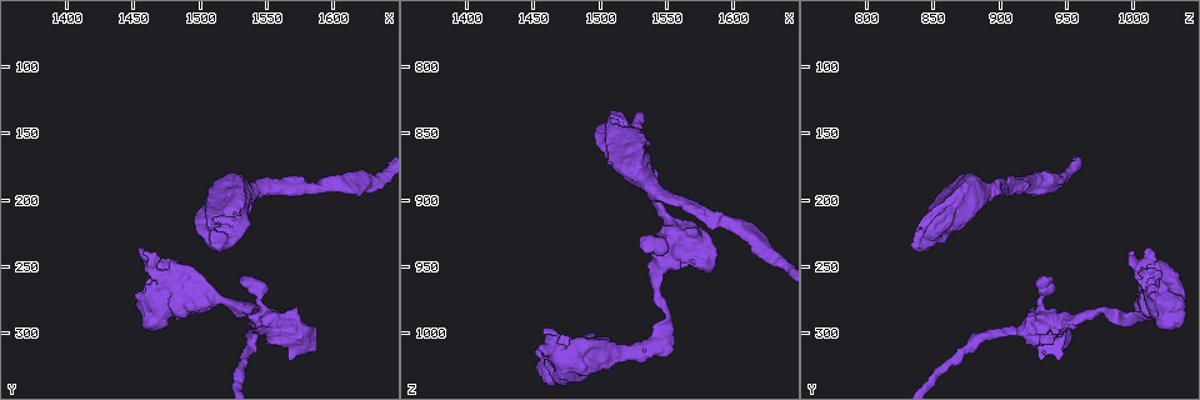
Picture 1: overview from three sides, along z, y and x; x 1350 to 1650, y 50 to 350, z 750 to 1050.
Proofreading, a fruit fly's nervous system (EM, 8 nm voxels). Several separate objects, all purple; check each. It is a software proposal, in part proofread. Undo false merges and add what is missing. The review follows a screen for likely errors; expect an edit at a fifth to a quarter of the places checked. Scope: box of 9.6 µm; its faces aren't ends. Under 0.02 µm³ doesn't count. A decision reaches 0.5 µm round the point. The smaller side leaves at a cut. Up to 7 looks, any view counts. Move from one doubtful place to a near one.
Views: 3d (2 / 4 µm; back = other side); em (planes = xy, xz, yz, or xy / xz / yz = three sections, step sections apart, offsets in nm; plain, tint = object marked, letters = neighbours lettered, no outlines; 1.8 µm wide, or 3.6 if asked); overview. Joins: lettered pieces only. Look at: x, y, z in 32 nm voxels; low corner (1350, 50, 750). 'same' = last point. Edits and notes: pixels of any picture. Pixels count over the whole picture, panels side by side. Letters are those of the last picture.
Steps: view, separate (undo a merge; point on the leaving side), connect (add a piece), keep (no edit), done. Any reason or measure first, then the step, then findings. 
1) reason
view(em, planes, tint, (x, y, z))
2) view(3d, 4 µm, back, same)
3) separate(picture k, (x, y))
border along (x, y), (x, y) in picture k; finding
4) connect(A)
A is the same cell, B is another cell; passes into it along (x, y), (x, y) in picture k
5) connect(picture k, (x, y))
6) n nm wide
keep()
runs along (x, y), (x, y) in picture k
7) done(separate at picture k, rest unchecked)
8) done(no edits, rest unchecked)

calibre changes
view(em, 3.6 µm, yz, step 8, letters, (1478, 256, 1018))

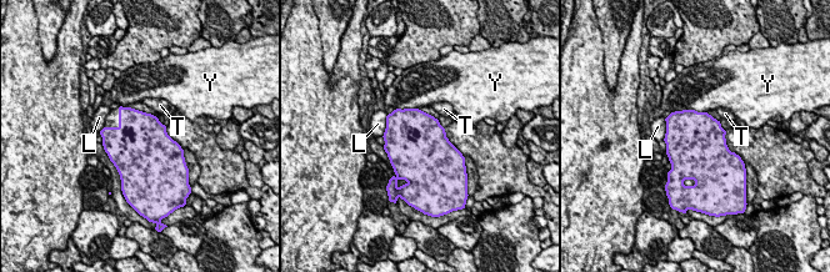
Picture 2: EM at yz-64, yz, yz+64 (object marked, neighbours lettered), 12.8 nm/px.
view(em, 3.6 µm, xz, step 4, letters, same)

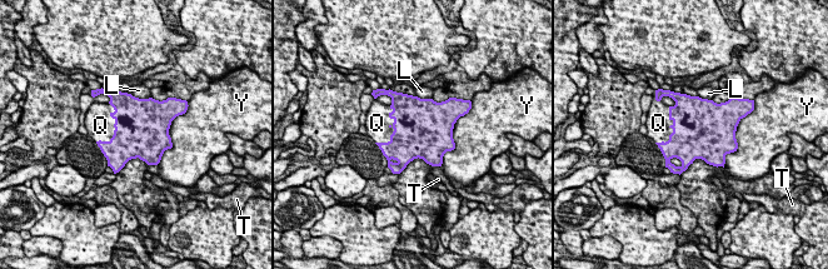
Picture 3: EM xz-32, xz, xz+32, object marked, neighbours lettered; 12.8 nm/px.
connect(Q)
Q is the same cell, L, T and Y are other cells; the neuron continues

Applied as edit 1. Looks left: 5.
view(overview)

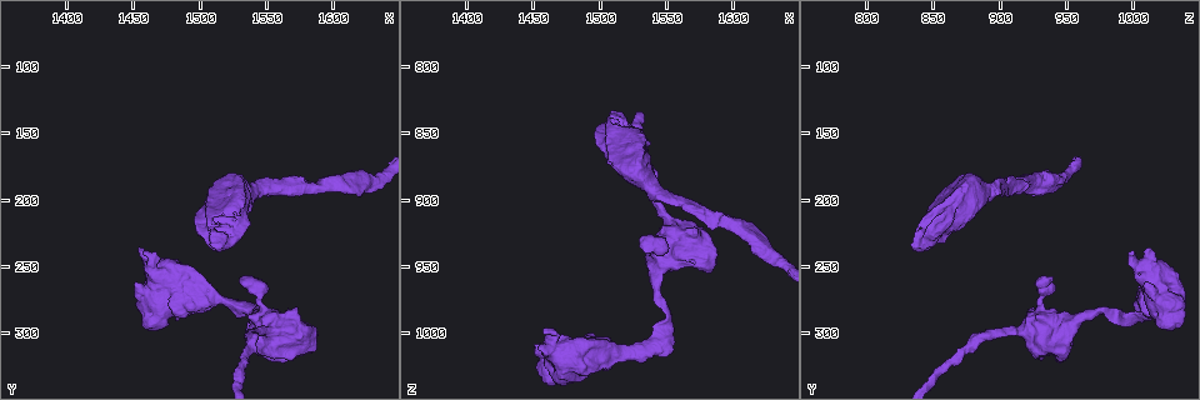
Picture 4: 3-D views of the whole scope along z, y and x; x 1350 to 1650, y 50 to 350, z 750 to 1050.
free end
view(3d, 2 µm, (1534, 256, 936))

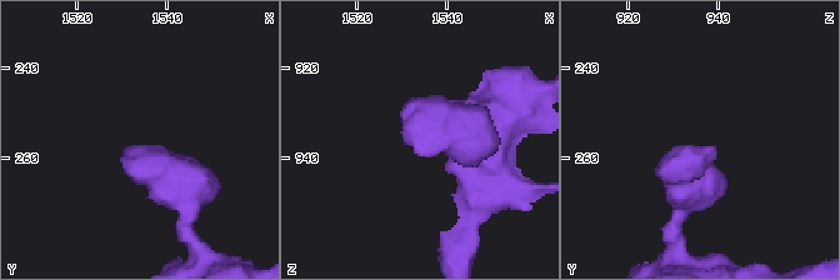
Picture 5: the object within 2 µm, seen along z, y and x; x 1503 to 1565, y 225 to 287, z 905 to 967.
view(em, planes, letters, (1532, 258, 939))

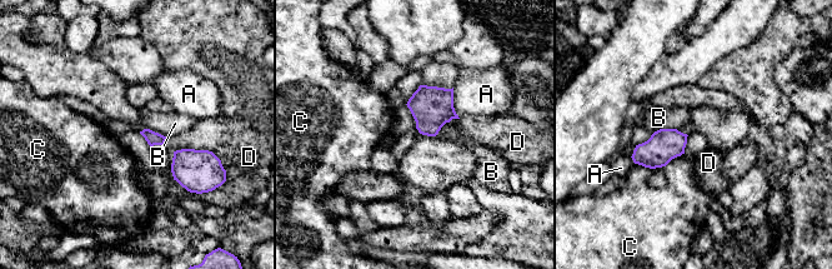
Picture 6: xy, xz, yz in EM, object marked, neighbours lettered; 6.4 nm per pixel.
keep()
A, B, C and D are other cells; border along (457, 118), (447, 121), (435, 135) in picture 6; no lettered piece goes on from it

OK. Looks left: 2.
done(connect at picture 3, rest unchecked)

